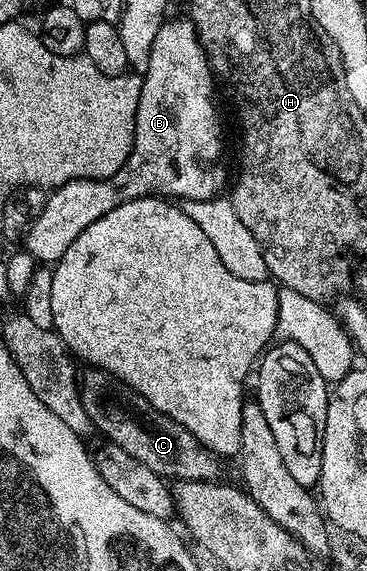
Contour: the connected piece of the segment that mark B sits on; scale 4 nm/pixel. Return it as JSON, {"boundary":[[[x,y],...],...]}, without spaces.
{"boundary":[[[189,17],[172,18],[163,21],[160,32],[156,32],[148,68],[141,75],[142,91],[140,104],[136,108],[134,147],[111,178],[73,178],[49,191],[44,212],[30,221],[24,239],[24,248],[35,263],[57,264],[64,252],[68,252],[68,244],[72,244],[72,240],[76,240],[76,236],[80,236],[88,224],[96,224],[100,216],[108,216],[108,212],[112,212],[112,208],[120,208],[120,204],[151,196],[187,202],[208,200],[219,197],[227,189],[228,174],[226,178],[226,166],[222,163],[222,126],[218,123],[218,110],[214,107],[216,82],[212,77],[210,62],[202,51],[198,34]]]}

